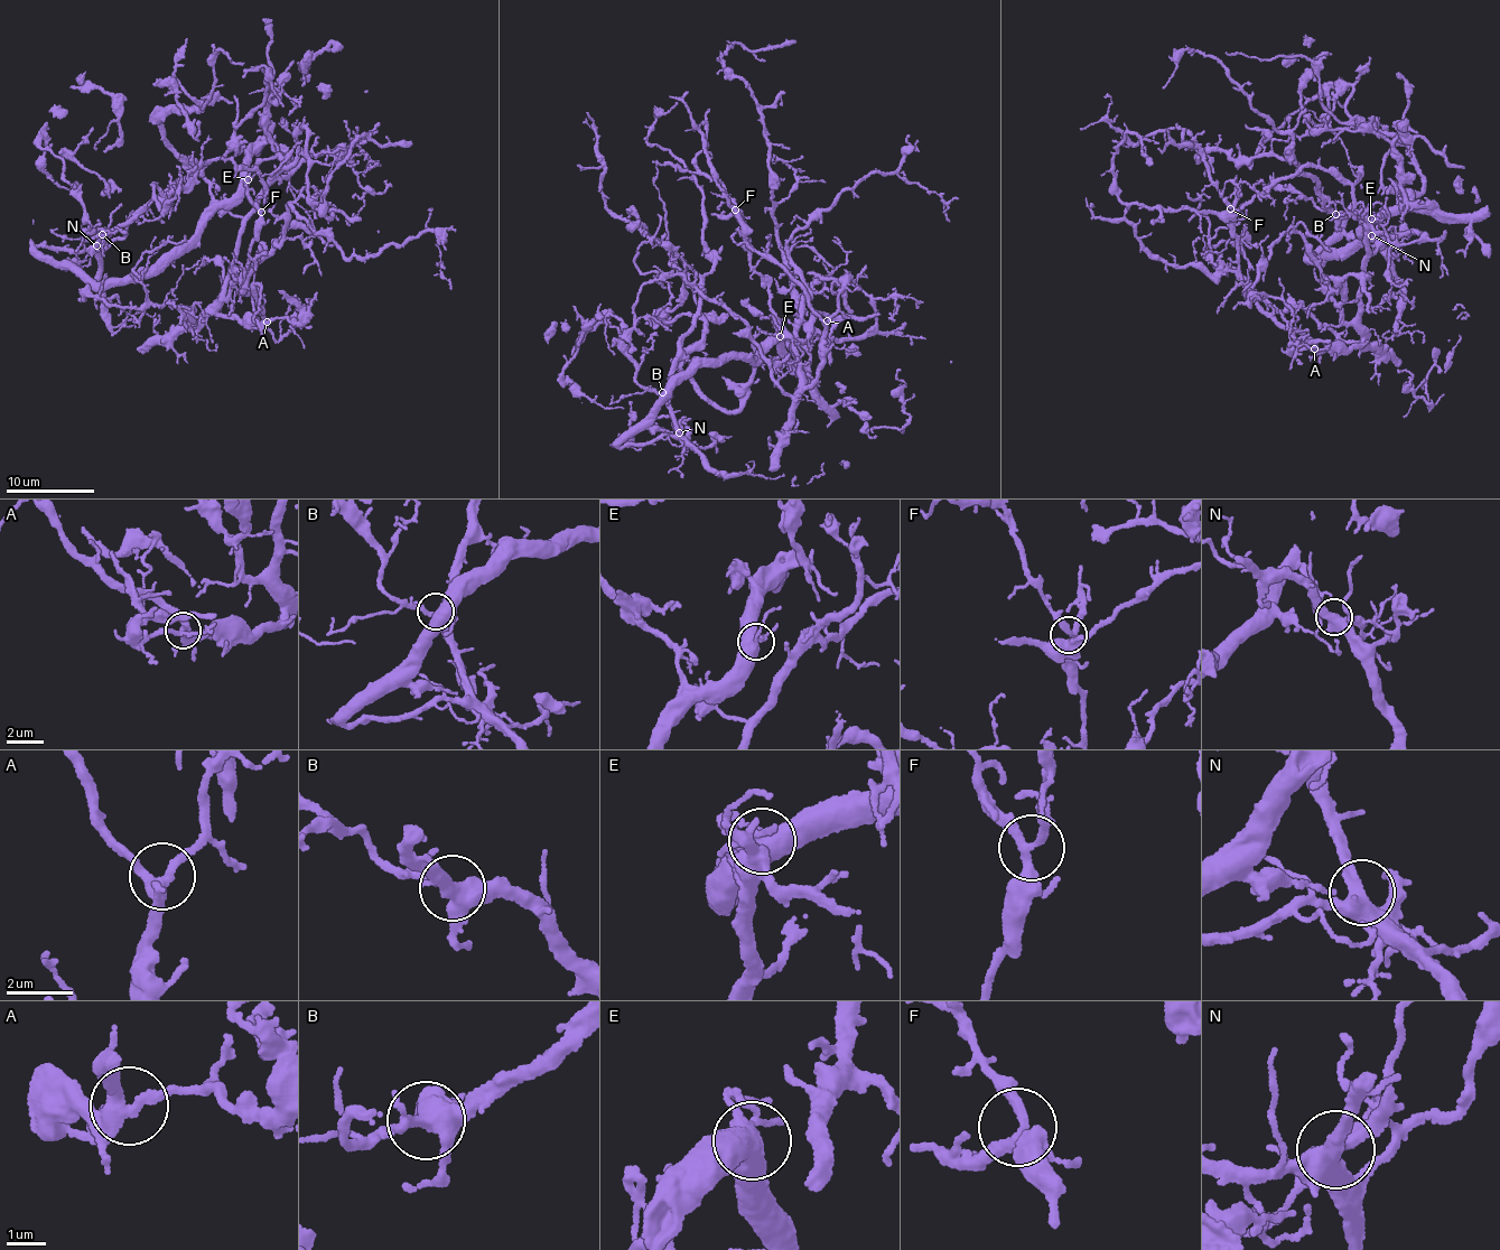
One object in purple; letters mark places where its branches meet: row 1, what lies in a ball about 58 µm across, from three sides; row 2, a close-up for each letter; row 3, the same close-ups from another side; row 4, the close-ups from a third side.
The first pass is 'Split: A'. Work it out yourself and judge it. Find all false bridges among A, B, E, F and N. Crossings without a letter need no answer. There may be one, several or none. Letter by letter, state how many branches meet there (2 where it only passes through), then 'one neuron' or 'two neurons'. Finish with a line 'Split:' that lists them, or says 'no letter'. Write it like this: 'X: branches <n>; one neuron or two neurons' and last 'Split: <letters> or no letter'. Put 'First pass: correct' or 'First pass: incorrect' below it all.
A: branches 3; one neuron
B: branches 5; one neuron
E: branches 4; one neuron
F: branches 3; one neuron
N: branches 5; one neuron
Split: no letter
First pass: incorrect

